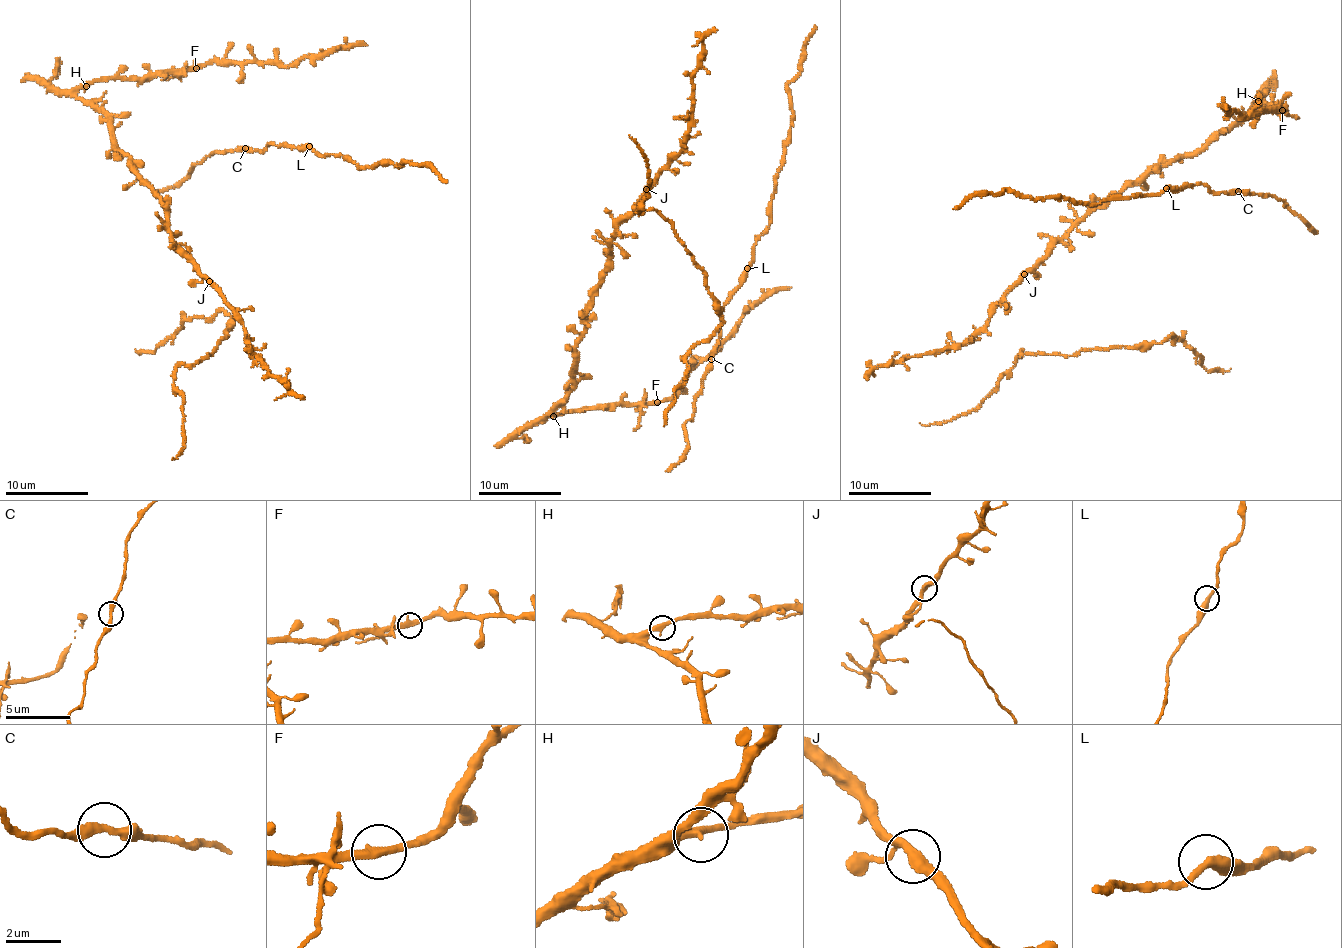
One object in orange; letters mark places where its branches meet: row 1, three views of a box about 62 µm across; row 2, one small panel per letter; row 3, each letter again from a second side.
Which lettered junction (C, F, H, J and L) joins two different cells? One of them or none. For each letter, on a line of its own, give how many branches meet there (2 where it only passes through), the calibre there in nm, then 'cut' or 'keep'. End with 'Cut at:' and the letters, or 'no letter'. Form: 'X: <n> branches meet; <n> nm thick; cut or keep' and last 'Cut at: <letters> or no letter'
C: 2 branches meet; 300 nm thick; keep
F: 2 branches meet; 360 nm thick; keep
H: 2 branches meet; 320 nm thick; keep
J: 2 branches meet; 360 nm thick; keep
L: 2 branches meet; 340 nm thick; keep
Cut at: no letter

